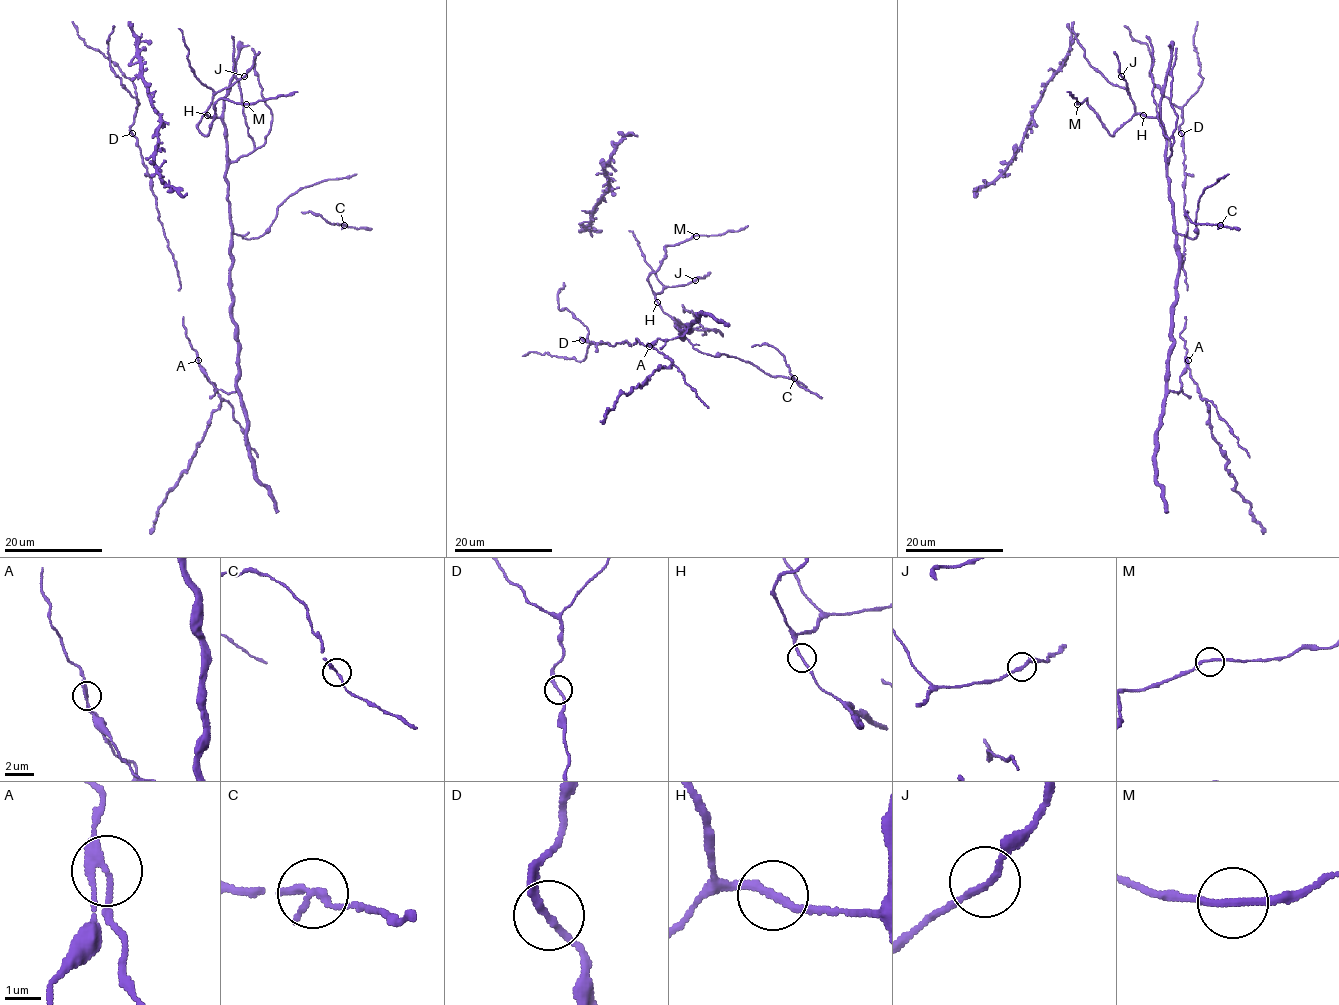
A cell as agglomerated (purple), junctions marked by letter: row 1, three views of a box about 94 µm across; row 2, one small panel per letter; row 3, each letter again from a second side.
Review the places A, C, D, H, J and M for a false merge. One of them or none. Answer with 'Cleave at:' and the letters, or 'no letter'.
Cleave at: A

